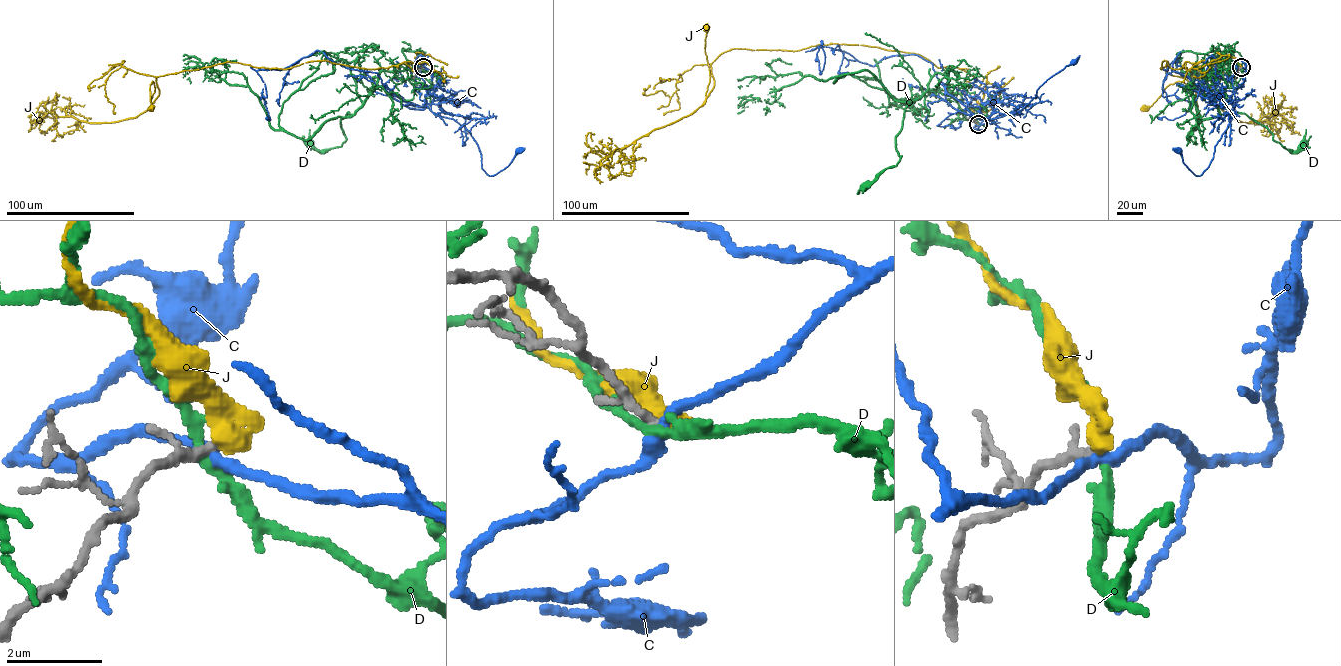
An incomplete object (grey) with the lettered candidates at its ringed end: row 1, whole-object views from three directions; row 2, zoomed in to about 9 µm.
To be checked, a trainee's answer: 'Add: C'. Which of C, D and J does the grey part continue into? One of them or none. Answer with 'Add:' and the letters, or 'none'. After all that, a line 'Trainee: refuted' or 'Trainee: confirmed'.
Add: none
Trainee: refuted

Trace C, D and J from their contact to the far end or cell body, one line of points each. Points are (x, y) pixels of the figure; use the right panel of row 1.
C: (1241, 68), (1232, 79), (1236, 115), (1215, 147), (1209, 166), (1200, 175), (1196, 176), (1183, 162), (1179, 150)
D: (1241, 68), (1239, 64), (1207, 72), (1207, 91), (1217, 110), (1245, 113), (1292, 153), (1303, 143)
J: (1241, 68), (1217, 52), (1197, 68), (1162, 61), (1214, 104), (1177, 81), (1145, 108)

